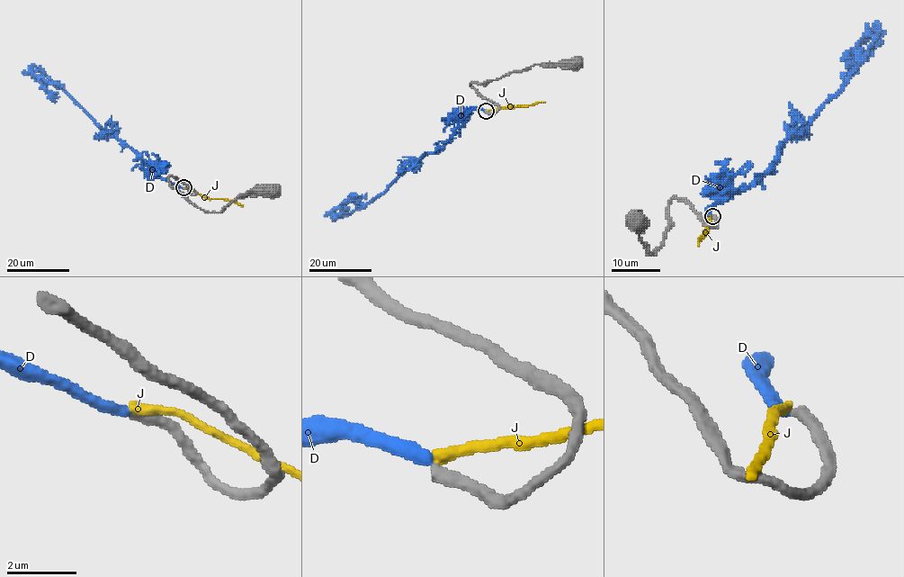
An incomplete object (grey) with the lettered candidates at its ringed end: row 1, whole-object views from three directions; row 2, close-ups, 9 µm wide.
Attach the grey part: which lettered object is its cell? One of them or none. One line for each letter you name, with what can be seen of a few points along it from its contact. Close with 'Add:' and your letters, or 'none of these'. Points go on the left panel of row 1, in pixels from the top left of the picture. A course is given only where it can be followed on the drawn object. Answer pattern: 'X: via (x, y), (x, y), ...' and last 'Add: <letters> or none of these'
D: via (183, 188), (163, 179), (135, 152), (107, 133), (58, 85), (39, 71), (34, 71), (32, 74), (44, 88)
Add: D

